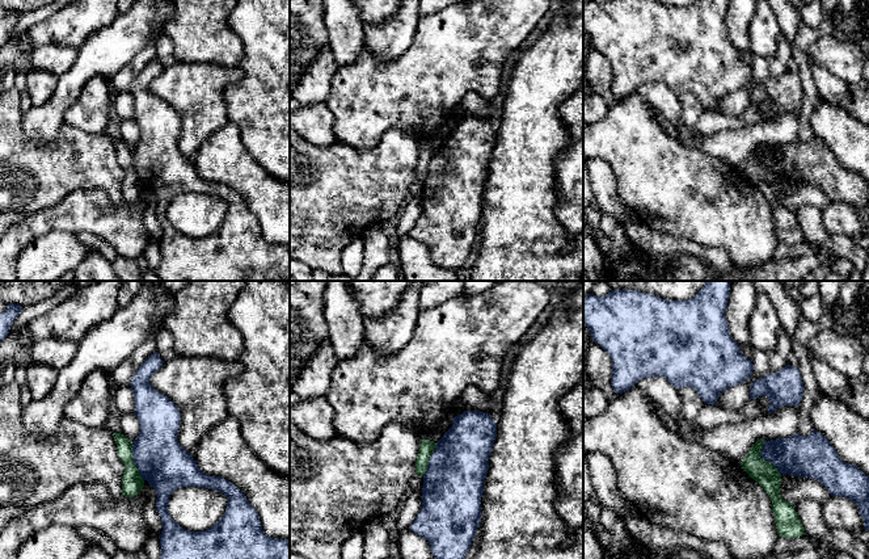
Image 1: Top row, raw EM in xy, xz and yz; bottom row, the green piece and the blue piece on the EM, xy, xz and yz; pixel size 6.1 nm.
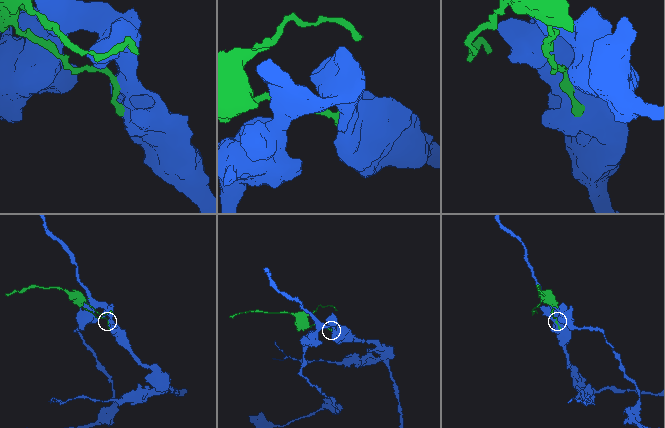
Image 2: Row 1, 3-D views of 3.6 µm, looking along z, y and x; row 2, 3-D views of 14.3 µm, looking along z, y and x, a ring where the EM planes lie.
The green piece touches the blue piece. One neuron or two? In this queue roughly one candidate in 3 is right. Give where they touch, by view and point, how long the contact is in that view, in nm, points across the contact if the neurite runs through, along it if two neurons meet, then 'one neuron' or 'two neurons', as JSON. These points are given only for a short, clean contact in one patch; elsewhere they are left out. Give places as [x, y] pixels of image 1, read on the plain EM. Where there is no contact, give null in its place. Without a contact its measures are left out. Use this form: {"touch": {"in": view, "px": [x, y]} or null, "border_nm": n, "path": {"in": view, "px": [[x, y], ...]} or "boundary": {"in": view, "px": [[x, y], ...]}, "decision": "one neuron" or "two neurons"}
{"touch": {"in": "yz", "px": [763, 165]}, "border_nm": 240, "decision": "two neurons"}

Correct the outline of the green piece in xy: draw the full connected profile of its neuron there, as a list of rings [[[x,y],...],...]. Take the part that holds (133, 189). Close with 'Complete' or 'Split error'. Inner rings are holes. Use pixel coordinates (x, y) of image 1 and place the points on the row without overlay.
[[[121,138],[113,139],[117,150],[117,160],[125,171],[125,178],[122,182],[122,201],[126,203],[136,202],[144,193],[144,185],[132,164],[132,148],[126,144]]]. Complete

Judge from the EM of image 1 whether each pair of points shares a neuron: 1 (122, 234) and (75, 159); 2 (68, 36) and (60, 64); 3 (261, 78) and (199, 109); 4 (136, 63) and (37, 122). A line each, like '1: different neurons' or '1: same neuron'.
1: different neurons
2: different neurons
3: different neurons
4: different neurons

